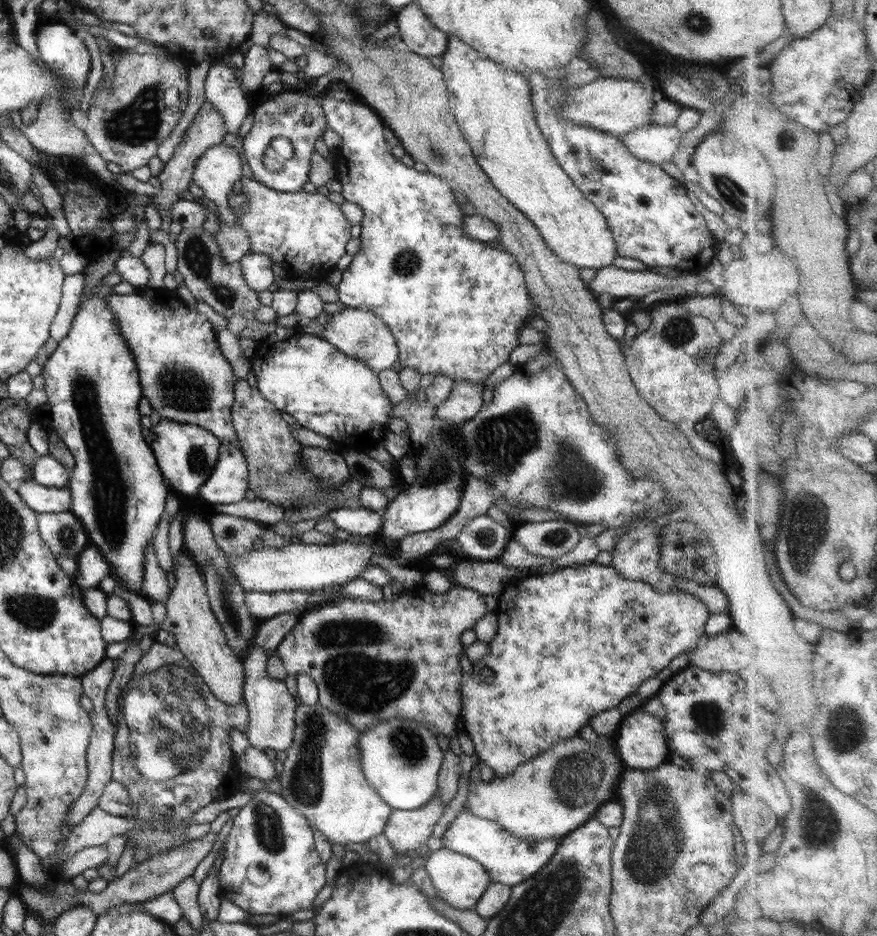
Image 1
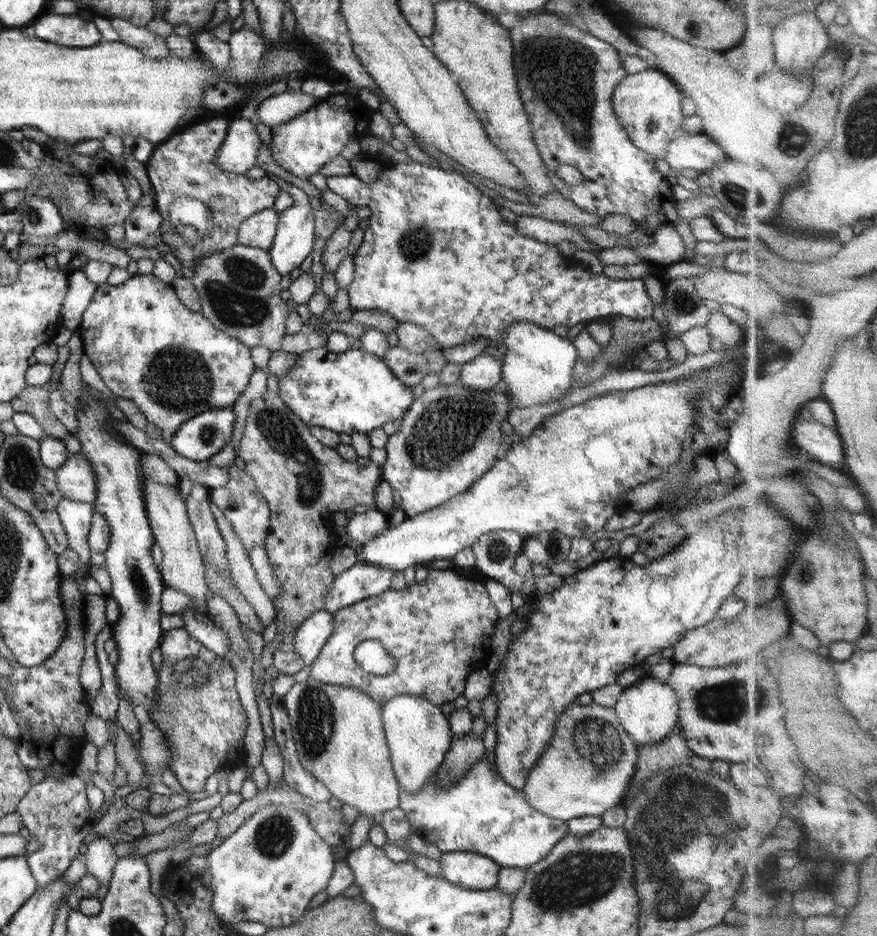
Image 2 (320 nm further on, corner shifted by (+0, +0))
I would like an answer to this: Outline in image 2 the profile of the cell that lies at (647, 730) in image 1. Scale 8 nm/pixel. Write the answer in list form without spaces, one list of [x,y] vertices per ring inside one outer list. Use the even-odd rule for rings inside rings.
[[[647,671],[632,686],[623,690],[613,709],[624,730],[638,746],[659,743],[678,728],[679,700],[676,692],[665,682],[653,678]]]

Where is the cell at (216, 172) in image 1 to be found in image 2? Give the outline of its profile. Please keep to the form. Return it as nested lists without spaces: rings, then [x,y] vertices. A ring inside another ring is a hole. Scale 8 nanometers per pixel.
[[[234,116],[229,121],[224,143],[220,145],[214,164],[226,172],[246,175],[256,165],[260,143],[256,125],[241,116]]]

